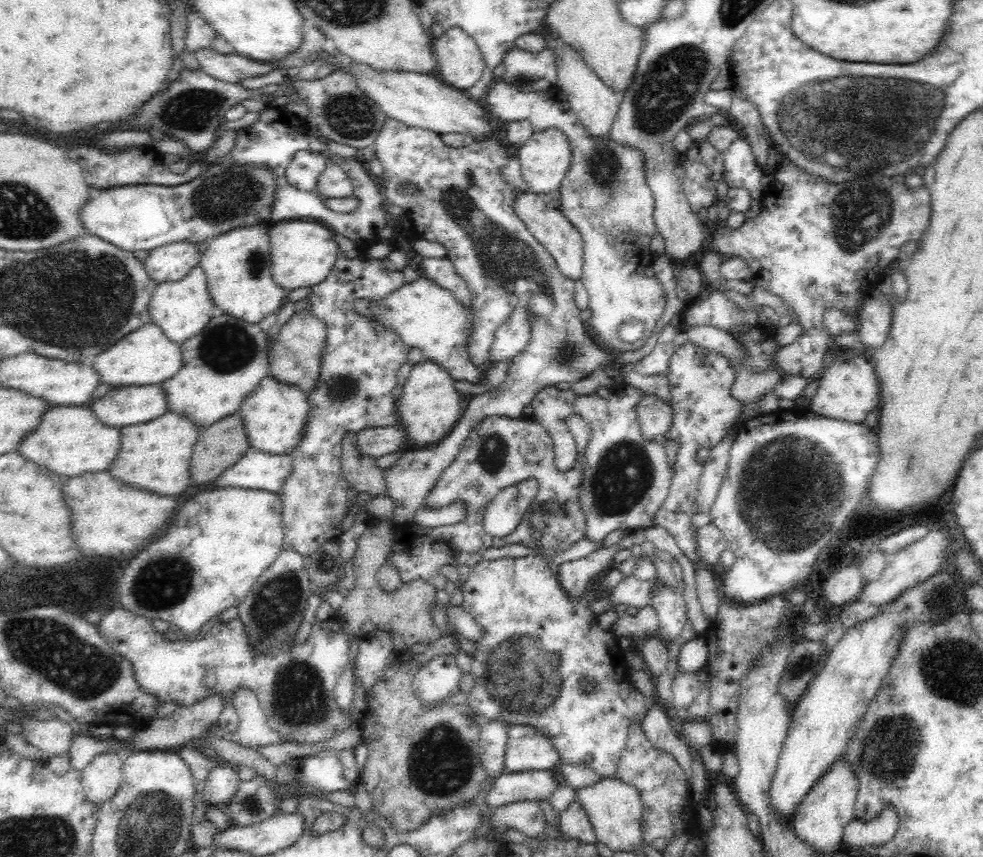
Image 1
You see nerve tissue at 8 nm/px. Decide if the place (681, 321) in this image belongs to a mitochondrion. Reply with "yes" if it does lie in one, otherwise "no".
no

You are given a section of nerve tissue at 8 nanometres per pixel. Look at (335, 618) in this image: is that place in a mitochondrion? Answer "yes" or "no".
no

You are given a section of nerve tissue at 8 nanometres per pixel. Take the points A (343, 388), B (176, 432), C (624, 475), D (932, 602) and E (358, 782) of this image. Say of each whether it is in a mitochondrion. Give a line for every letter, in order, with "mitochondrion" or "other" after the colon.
A: mitochondrion
B: other
C: mitochondrion
D: mitochondrion
E: other

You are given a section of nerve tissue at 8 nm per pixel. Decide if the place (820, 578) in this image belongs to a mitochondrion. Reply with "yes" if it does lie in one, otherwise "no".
no

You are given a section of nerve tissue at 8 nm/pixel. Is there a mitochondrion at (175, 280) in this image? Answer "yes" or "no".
no

